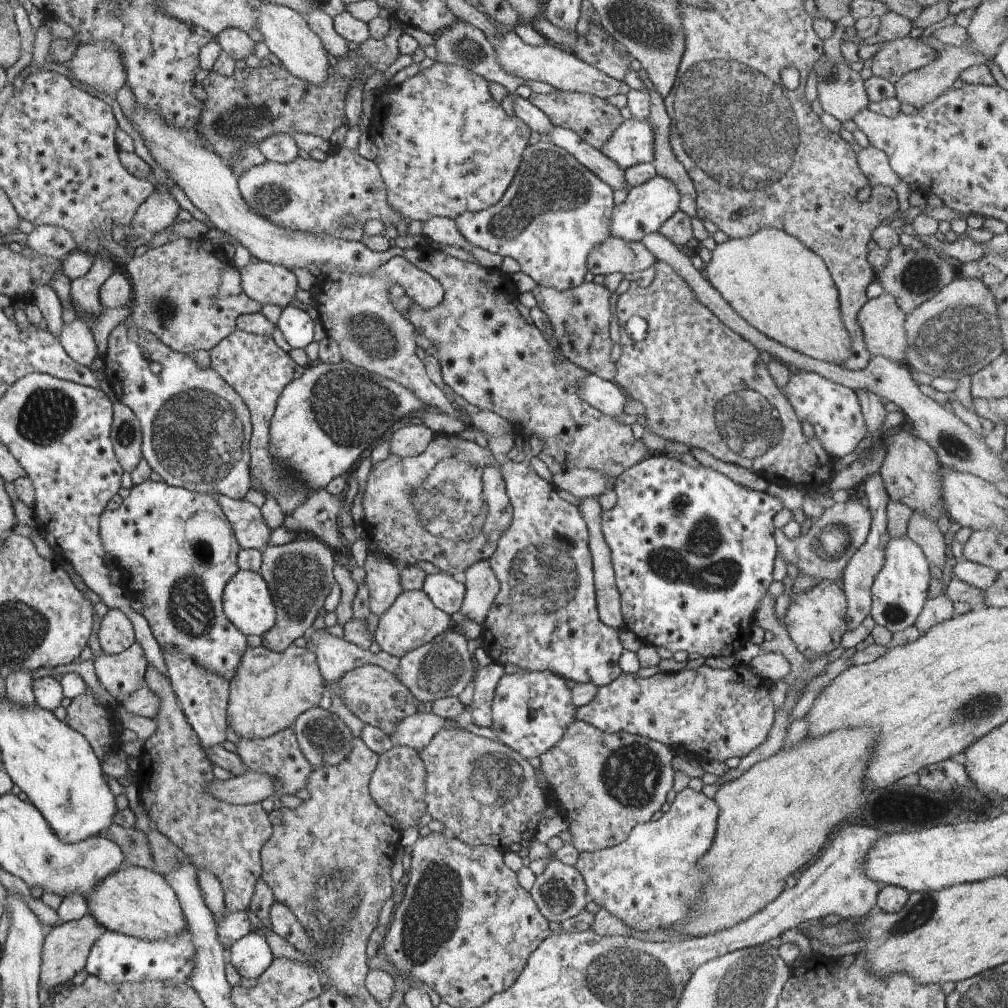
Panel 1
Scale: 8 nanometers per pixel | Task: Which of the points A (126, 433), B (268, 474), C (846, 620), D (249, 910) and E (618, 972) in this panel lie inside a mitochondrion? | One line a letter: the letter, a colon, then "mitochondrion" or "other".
A: mitochondrion
B: mitochondrion
C: other
D: other
E: mitochondrion

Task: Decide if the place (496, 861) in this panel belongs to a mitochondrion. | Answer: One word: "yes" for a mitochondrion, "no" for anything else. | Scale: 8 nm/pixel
no

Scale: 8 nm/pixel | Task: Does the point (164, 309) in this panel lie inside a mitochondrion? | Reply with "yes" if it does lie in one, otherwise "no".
yes

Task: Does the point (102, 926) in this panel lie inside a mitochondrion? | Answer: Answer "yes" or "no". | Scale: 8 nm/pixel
no

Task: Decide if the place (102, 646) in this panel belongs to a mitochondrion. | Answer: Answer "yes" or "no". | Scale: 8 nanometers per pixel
no

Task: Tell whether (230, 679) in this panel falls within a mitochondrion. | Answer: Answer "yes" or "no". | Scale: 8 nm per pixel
no

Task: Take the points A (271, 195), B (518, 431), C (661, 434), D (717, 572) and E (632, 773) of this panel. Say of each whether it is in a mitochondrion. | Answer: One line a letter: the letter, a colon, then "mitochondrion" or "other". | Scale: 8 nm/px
A: mitochondrion
B: other
C: other
D: mitochondrion
E: mitochondrion

